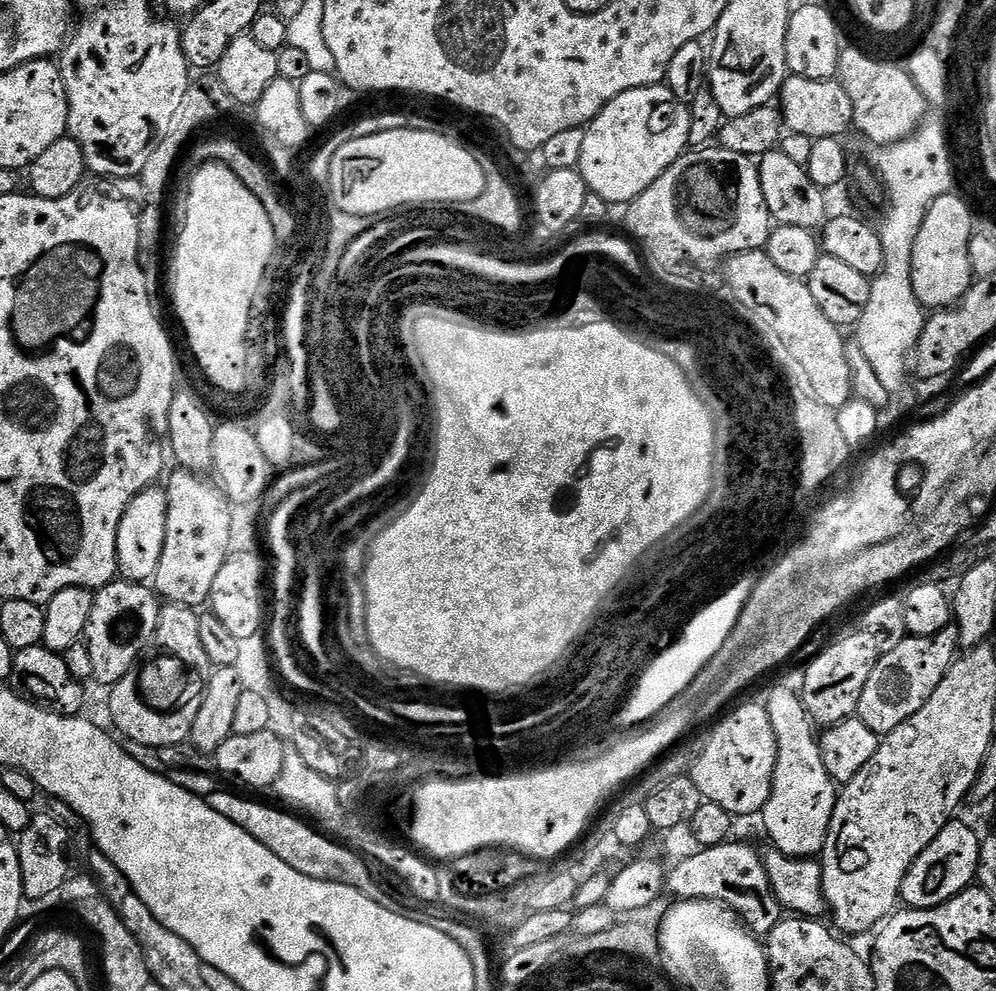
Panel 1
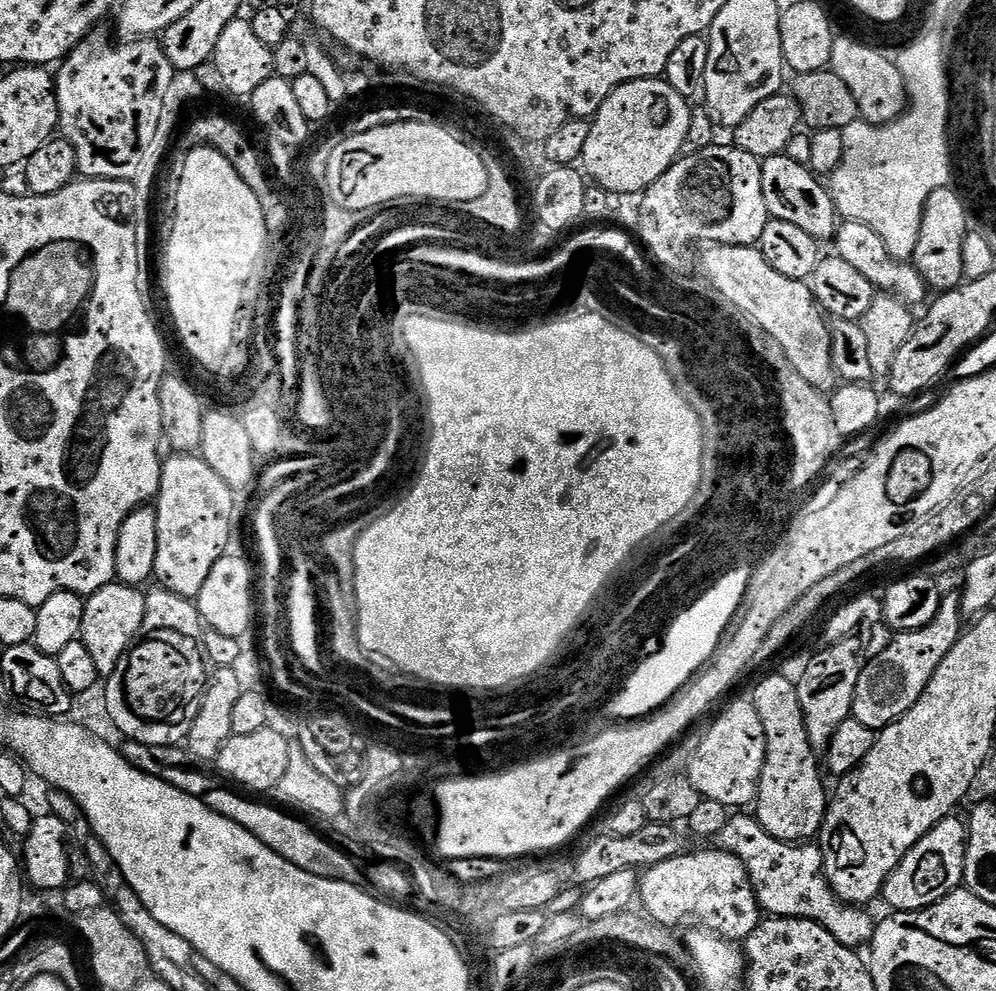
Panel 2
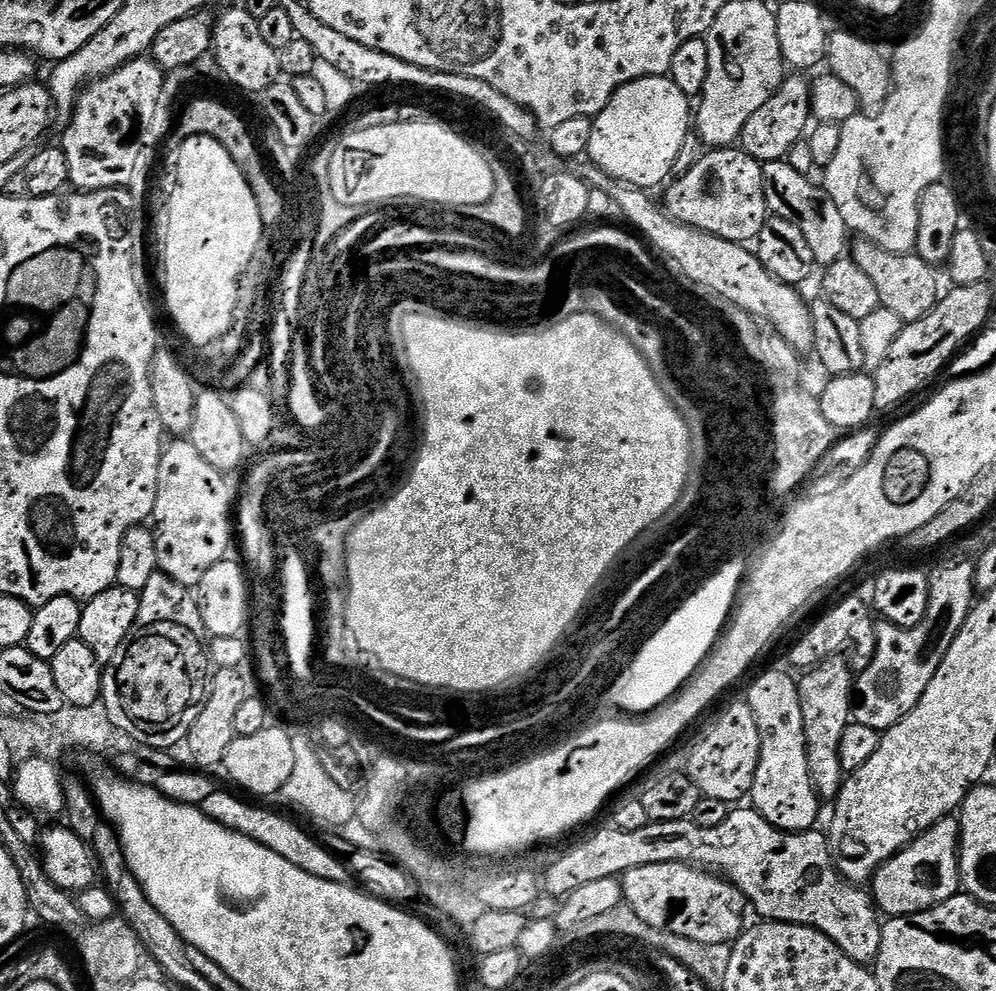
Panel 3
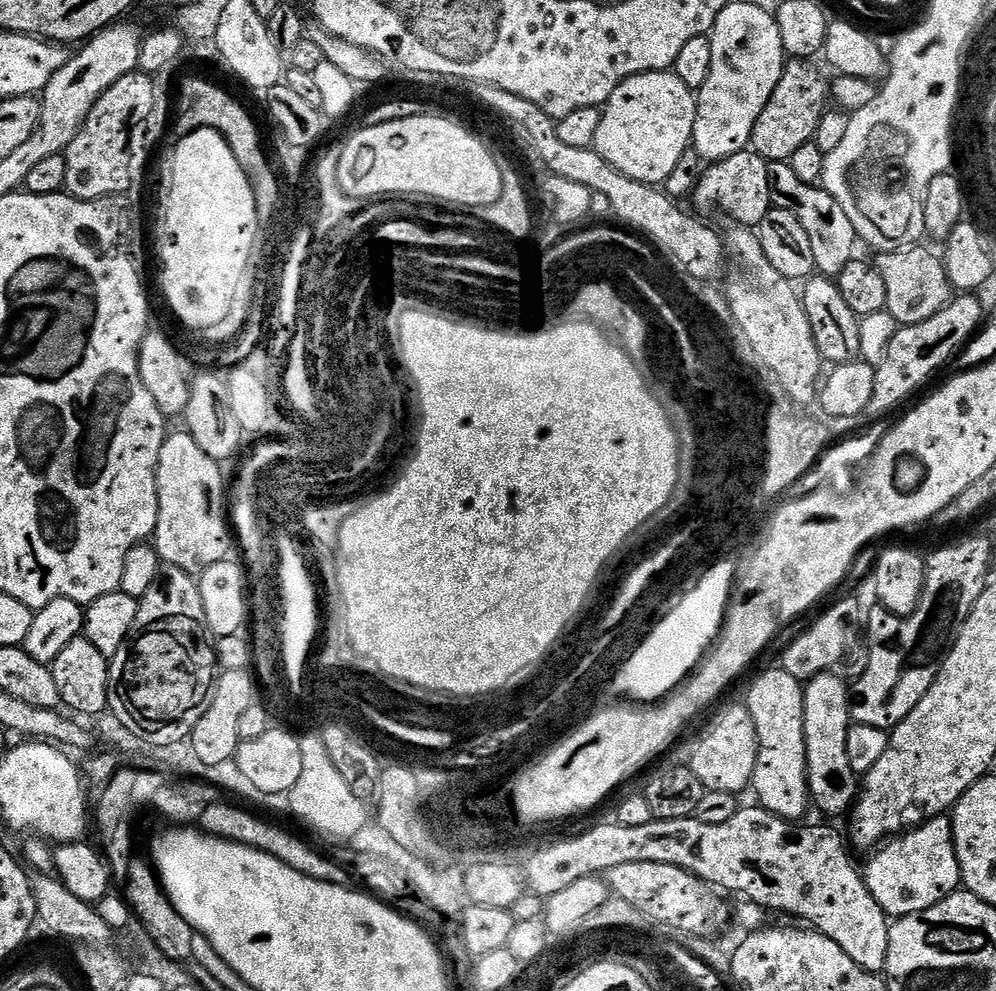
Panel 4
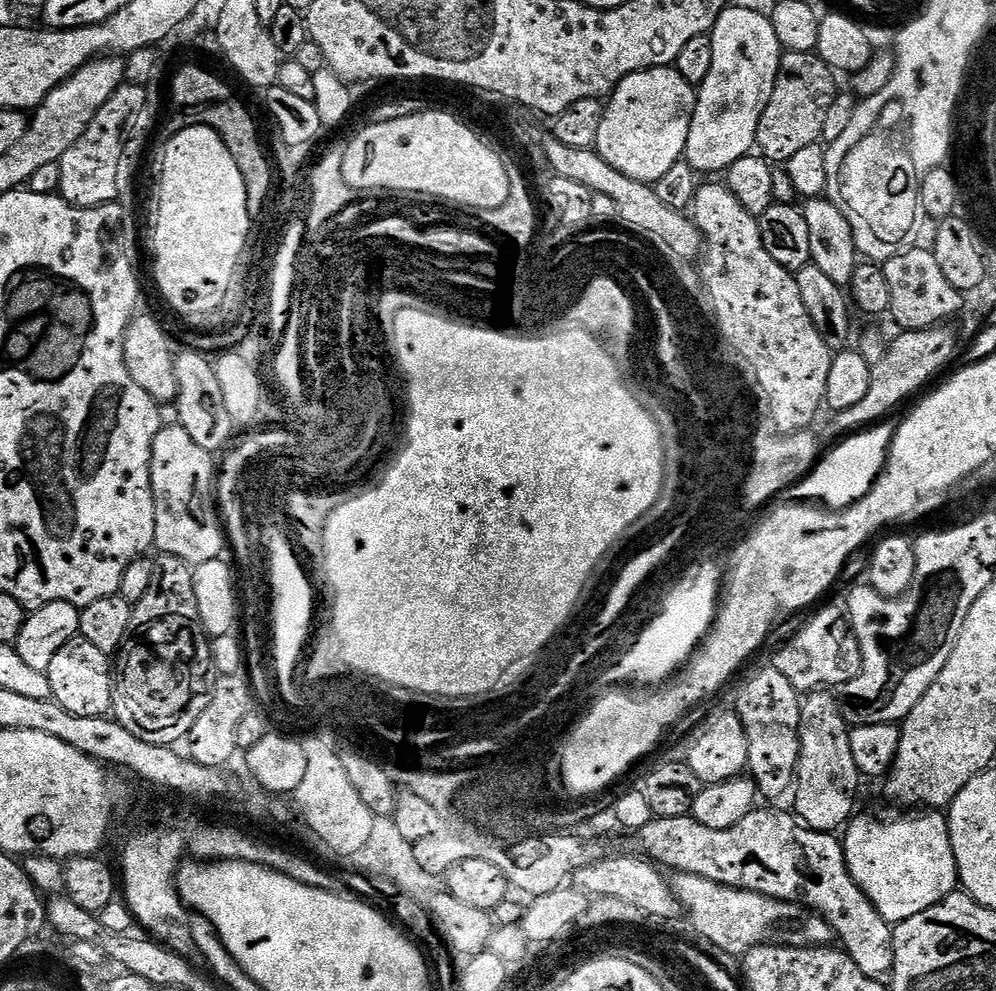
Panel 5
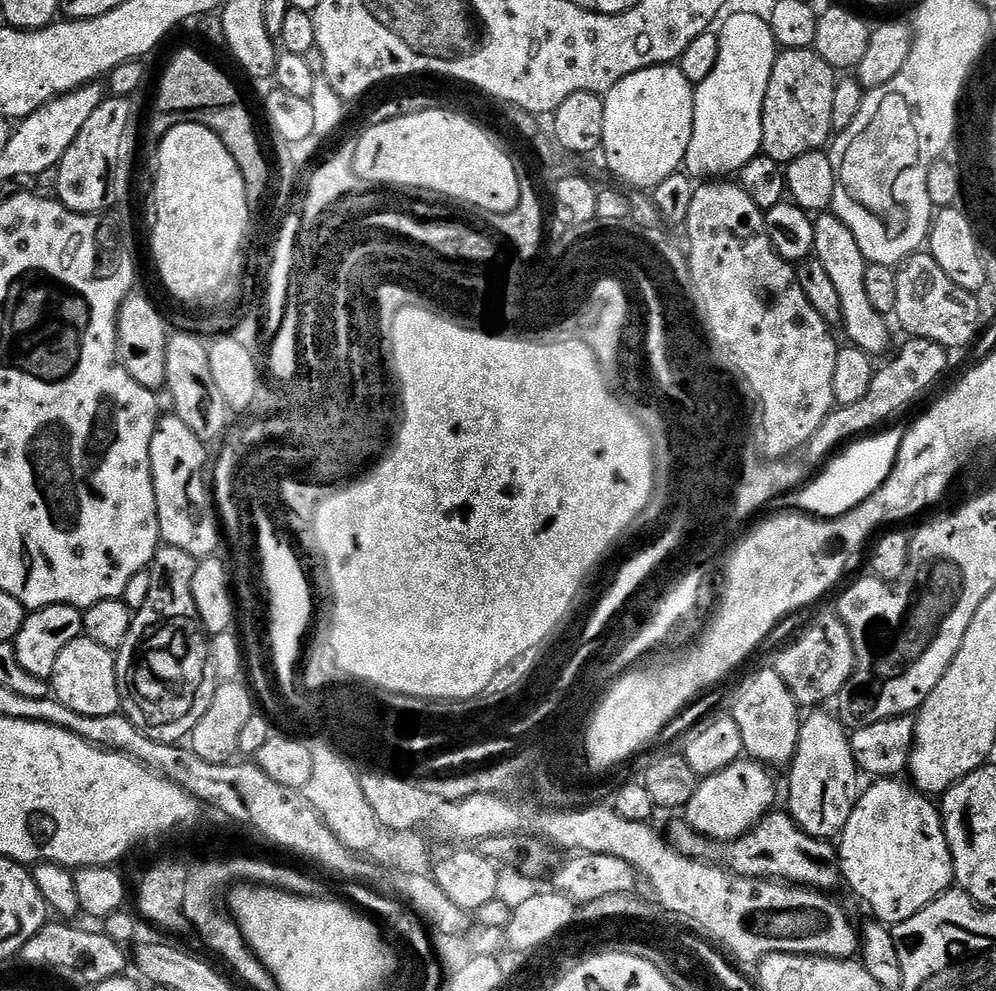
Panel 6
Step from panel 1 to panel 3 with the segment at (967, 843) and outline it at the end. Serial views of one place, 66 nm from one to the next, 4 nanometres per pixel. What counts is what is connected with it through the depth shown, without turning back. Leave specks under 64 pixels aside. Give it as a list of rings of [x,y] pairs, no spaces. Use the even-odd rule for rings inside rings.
[[[955,815],[945,816],[930,831],[924,832],[913,840],[891,860],[876,871],[870,881],[870,892],[874,903],[885,917],[912,916],[916,912],[925,912],[942,902],[946,902],[961,891],[960,883],[960,821]]]

